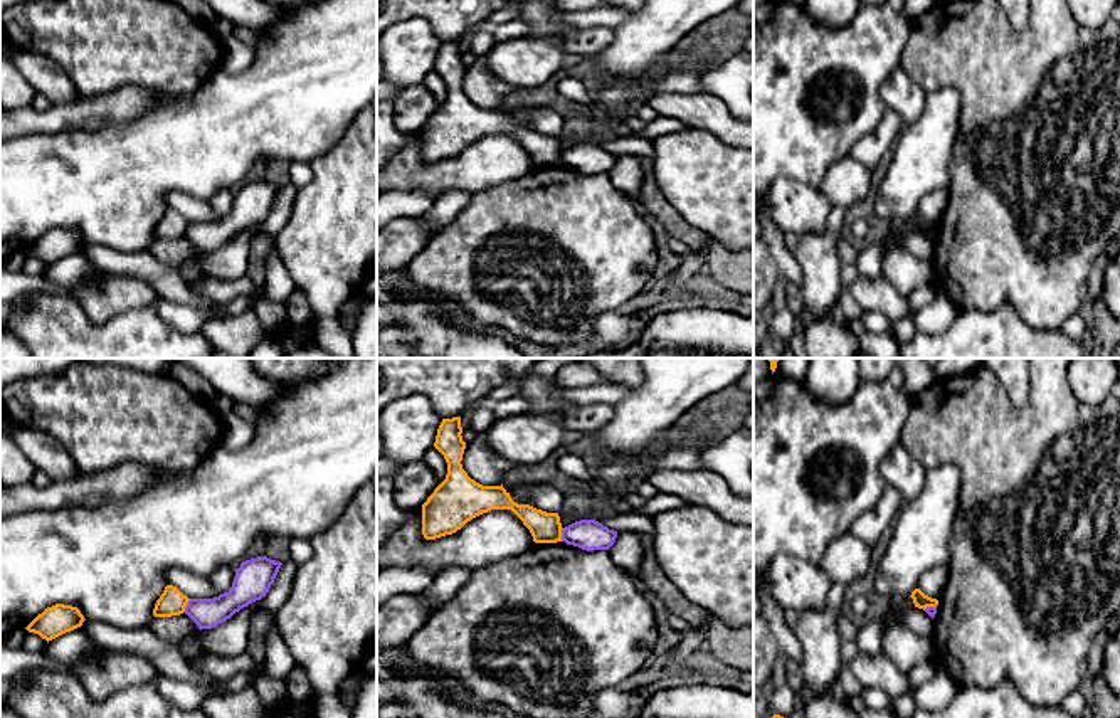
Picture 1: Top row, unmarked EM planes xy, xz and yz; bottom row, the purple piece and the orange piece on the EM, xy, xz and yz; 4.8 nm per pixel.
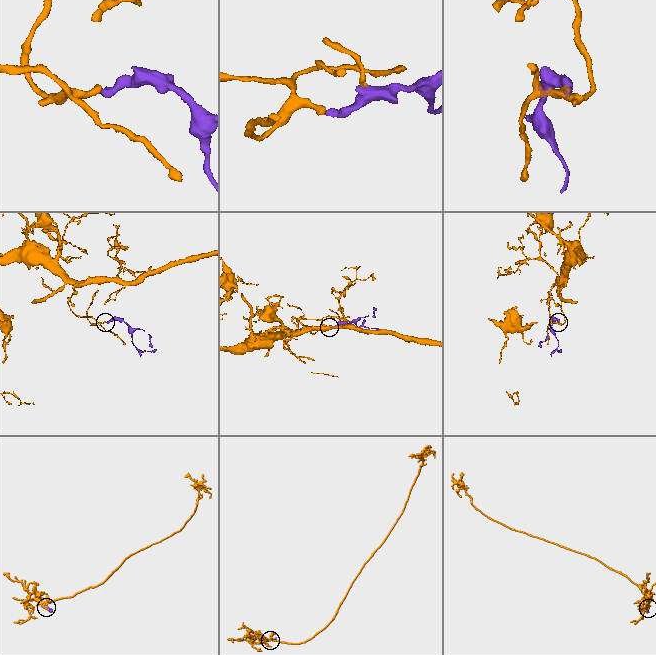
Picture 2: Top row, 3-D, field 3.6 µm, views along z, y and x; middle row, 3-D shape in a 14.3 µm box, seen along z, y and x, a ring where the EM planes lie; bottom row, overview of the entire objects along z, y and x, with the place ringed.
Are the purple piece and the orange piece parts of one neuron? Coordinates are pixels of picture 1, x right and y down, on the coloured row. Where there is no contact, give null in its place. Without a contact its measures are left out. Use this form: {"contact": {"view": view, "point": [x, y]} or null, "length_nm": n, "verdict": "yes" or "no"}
{"contact": {"view": "xy", "point": [187, 606]}, "length_nm": 70, "verdict": "no"}

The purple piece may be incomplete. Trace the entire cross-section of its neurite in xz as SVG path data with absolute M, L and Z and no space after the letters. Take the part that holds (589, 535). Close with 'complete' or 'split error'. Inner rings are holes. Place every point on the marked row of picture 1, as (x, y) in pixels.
M580 520L562 530L562 541L587 552L609 550L617 538L617 531L609 530L595 520Z | complete

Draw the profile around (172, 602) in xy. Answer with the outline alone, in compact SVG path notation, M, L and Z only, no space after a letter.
M166 585L163 594L155 604L153 615L155 617L172 617L185 612L188 604L188 597L183 595L177 587Z

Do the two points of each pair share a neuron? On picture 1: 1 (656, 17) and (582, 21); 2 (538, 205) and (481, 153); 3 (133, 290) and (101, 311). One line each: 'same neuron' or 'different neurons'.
1: different neurons
2: different neurons
3: same neuron

